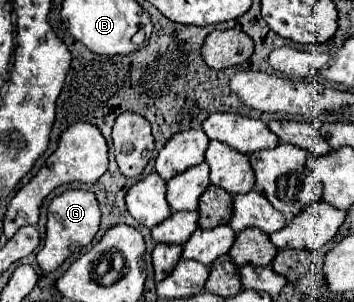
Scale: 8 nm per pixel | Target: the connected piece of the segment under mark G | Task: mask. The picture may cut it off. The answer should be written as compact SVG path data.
M65 190L63 194L55 196L49 204L49 216L47 216L47 236L43 248L37 252L37 264L43 272L57 270L69 254L73 254L77 248L87 246L93 236L99 230L101 212L99 204L93 192L89 190Z

